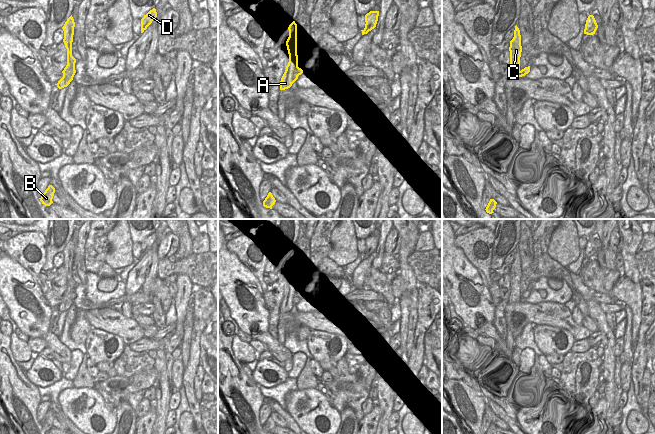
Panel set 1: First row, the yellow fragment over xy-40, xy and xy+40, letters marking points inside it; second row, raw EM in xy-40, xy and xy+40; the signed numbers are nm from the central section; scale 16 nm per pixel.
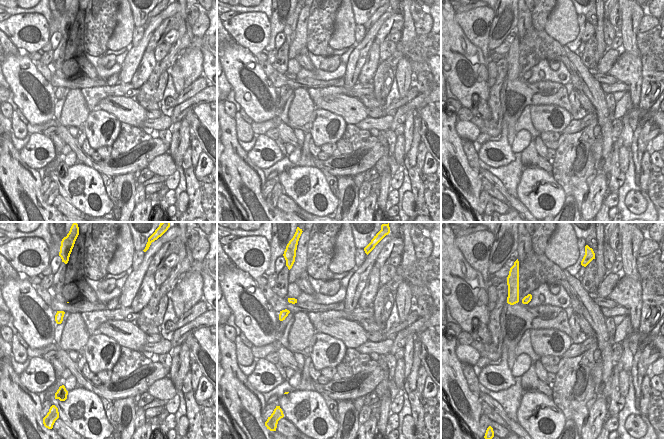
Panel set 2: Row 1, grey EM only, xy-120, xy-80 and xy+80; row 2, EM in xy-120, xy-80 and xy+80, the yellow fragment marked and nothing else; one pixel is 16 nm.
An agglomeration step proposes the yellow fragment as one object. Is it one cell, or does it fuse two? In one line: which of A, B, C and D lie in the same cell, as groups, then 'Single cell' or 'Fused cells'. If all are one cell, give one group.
Groups: A B C / D. Fused cells.

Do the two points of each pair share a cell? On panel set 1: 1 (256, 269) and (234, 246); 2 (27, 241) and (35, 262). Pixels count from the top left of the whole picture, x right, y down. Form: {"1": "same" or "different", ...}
{"1": "same", "2": "same"}

